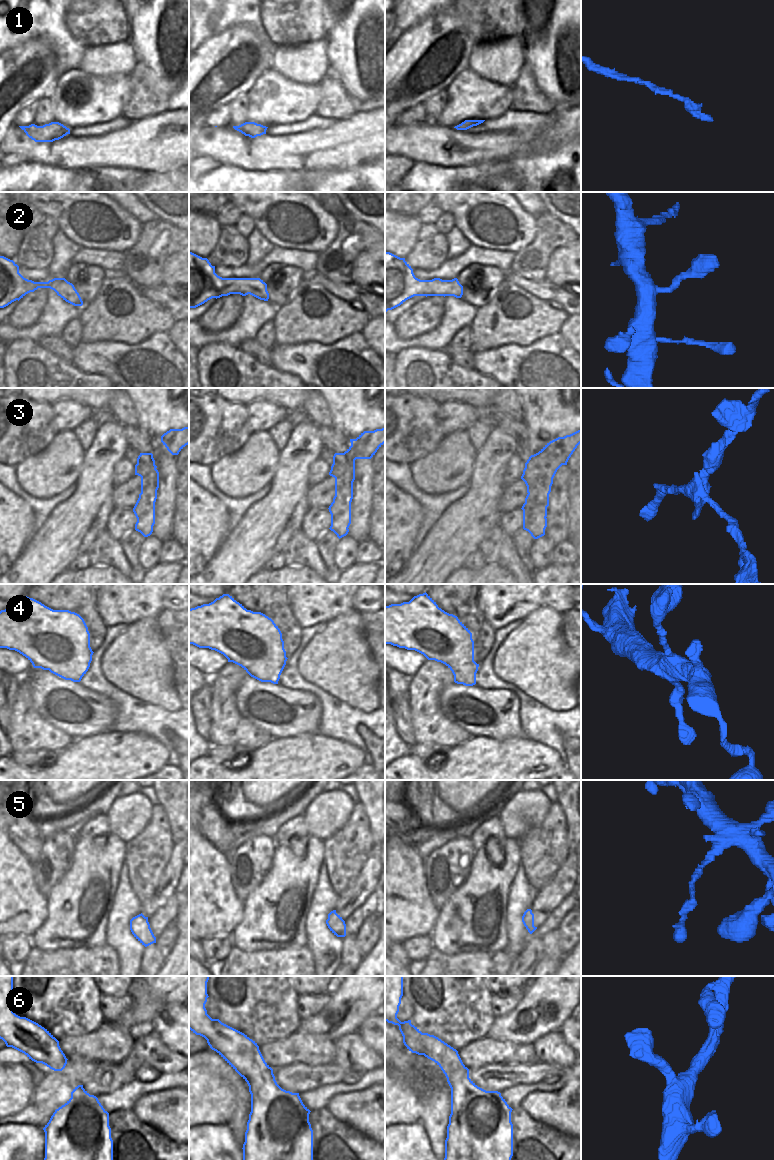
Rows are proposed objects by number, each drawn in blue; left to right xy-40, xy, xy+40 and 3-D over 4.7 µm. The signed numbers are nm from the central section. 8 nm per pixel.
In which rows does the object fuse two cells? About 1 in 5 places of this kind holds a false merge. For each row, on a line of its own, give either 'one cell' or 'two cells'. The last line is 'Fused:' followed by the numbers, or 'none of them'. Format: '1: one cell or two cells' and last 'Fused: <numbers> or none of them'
1: one cell
2: one cell
3: two cells
4: one cell
5: two cells
6: one cell
Fused: 3, 5

